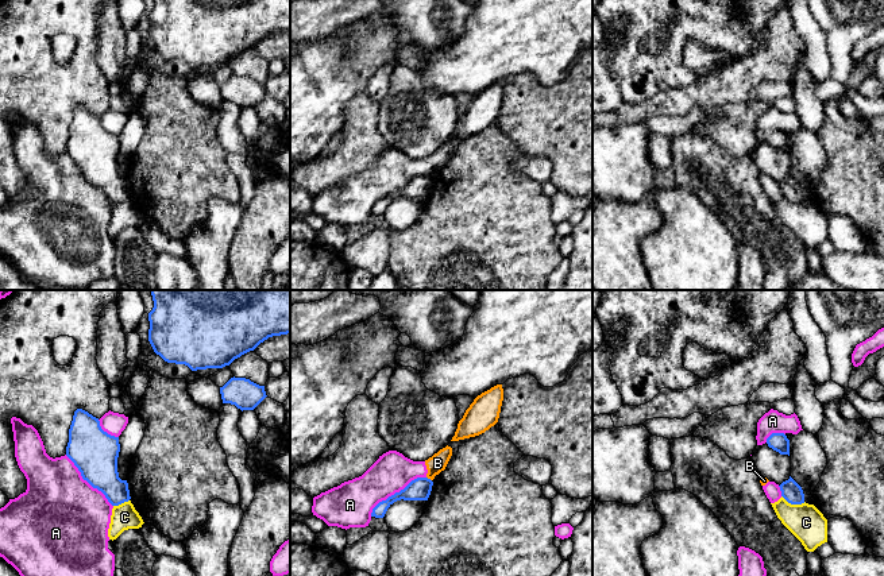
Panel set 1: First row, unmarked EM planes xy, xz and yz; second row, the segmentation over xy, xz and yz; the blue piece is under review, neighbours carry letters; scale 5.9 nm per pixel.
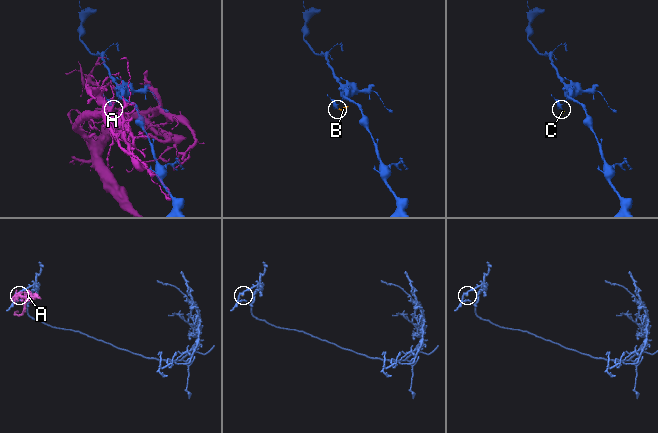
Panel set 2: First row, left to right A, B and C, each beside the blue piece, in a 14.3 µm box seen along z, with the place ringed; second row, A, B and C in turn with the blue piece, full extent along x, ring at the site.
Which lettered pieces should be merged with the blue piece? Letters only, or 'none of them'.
none of them

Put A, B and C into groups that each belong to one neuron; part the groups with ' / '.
A B C

